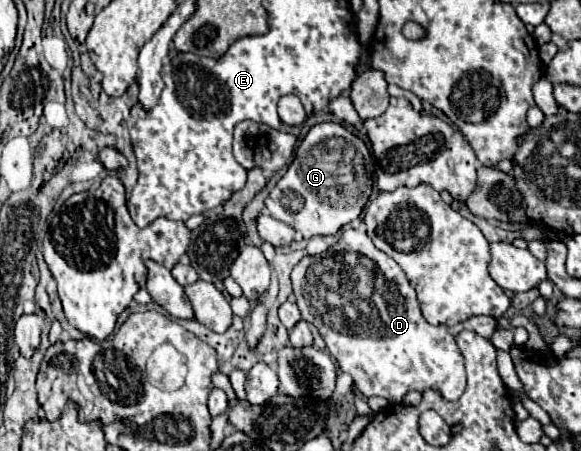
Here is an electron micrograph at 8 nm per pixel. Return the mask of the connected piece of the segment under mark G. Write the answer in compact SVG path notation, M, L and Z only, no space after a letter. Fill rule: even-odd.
M319 123L311 127L297 147L287 173L265 199L267 213L291 225L305 239L315 235L335 235L343 225L361 215L371 195L373 181L365 167L367 155L365 143L347 127L339 123Z

